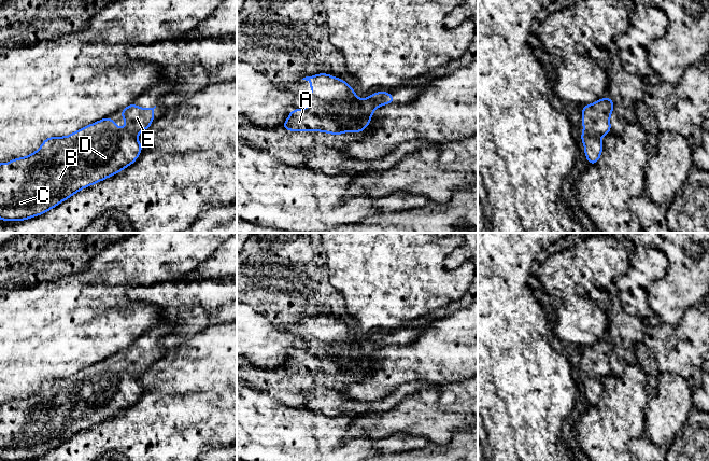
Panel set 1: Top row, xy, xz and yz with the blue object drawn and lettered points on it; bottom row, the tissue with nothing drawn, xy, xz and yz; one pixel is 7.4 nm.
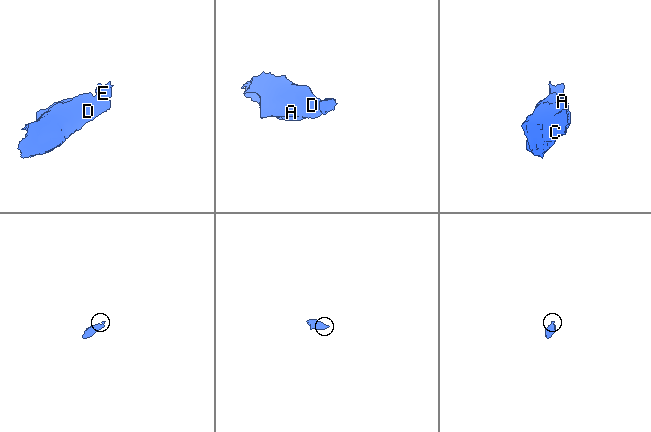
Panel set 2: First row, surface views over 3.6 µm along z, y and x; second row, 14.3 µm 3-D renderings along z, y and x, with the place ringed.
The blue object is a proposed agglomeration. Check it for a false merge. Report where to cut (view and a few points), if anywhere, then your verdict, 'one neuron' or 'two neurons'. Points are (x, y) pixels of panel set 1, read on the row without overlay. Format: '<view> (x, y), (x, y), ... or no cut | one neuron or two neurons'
no cut | one neuron

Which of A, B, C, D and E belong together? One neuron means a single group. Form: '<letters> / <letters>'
A B C D E

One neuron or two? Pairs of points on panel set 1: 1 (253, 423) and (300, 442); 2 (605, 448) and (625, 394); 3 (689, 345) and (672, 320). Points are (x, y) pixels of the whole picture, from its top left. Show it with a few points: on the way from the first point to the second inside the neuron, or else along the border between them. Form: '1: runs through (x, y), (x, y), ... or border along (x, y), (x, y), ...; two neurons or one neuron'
1: runs through (265, 432), (288, 439); one neuron
2: runs through (605, 435), (605, 430), (620, 415), (621, 407); one neuron
3: border along (693, 307), (674, 326), (662, 322); two neurons

